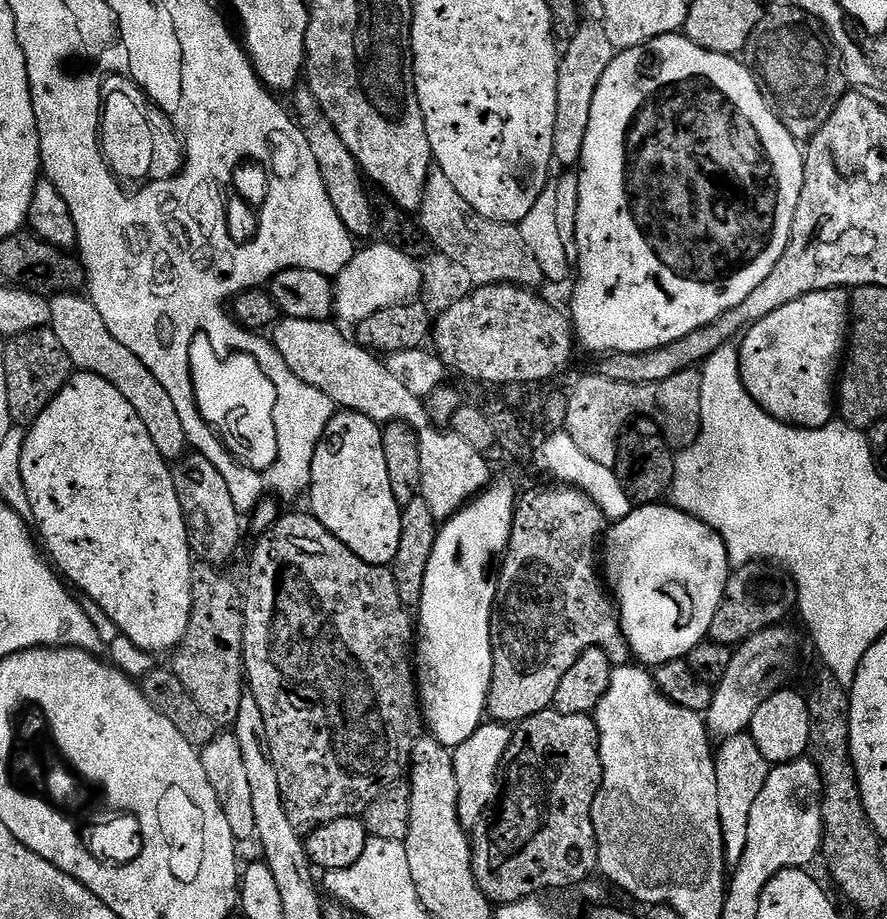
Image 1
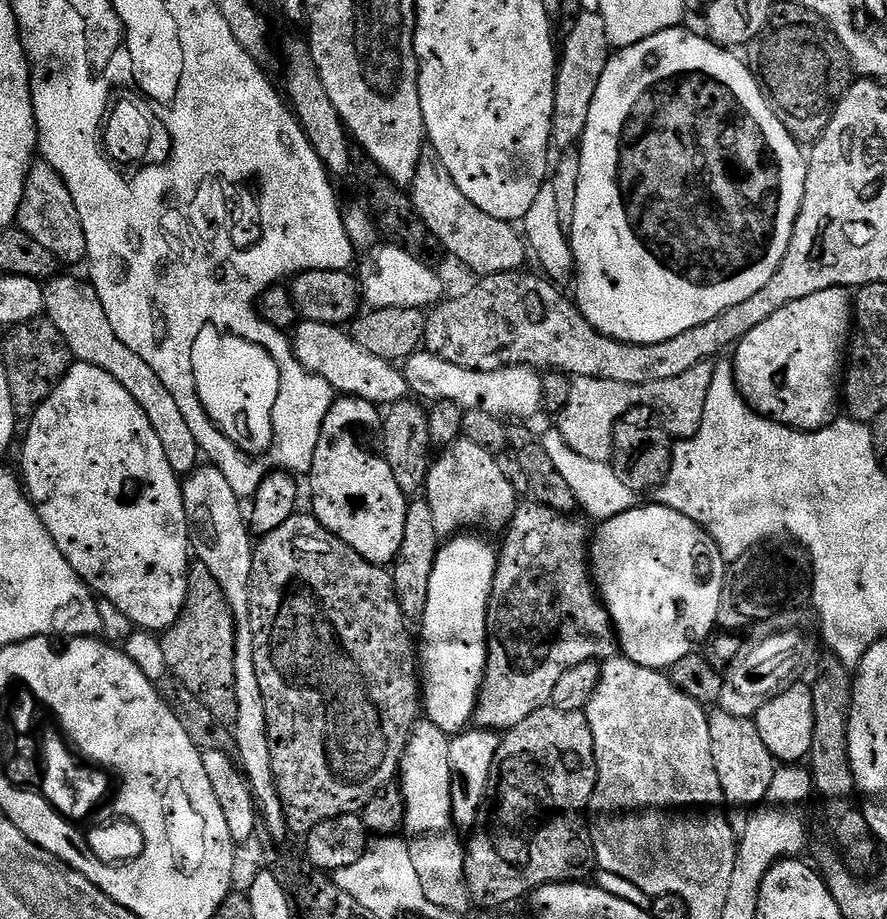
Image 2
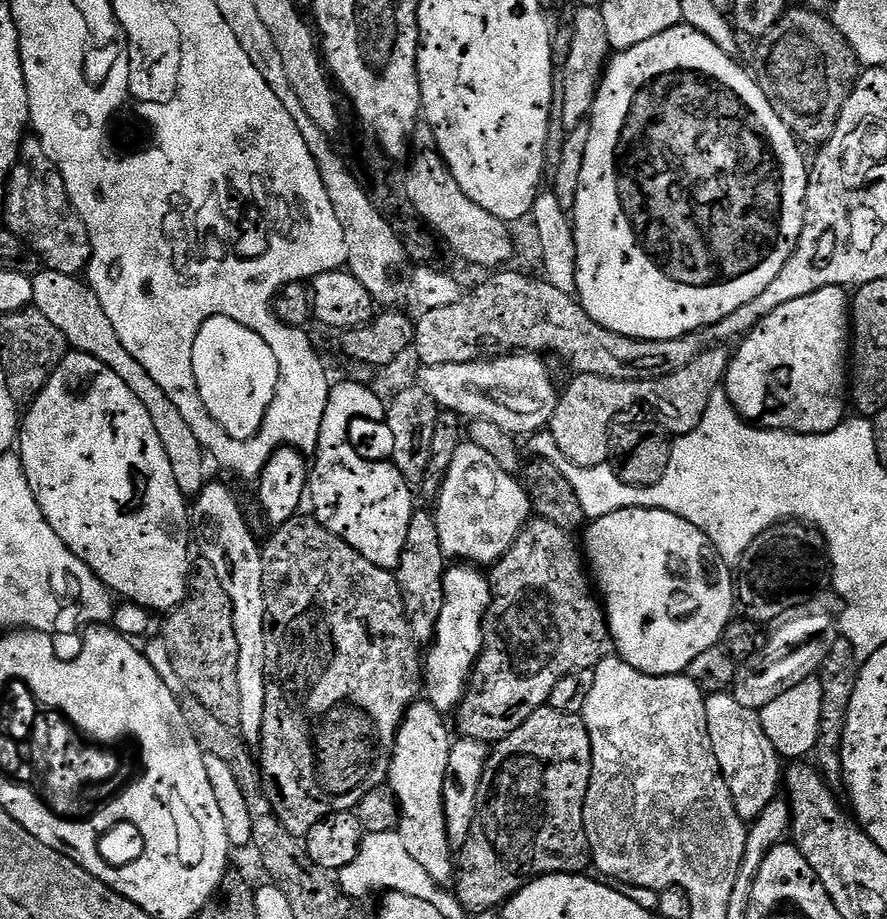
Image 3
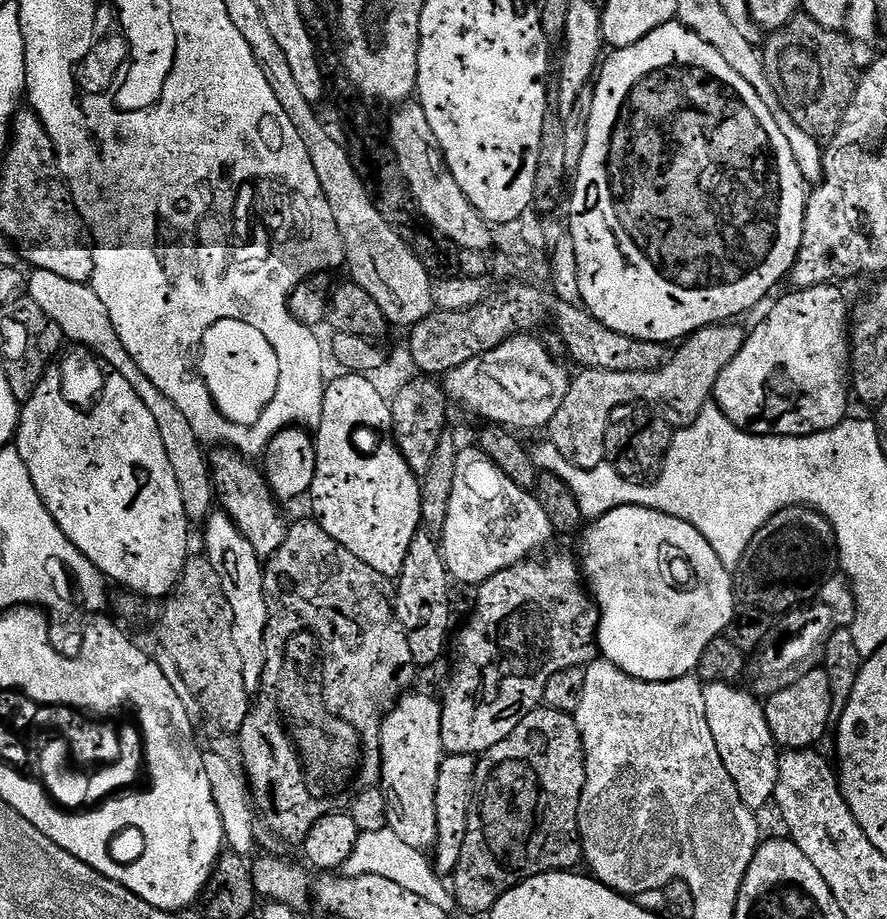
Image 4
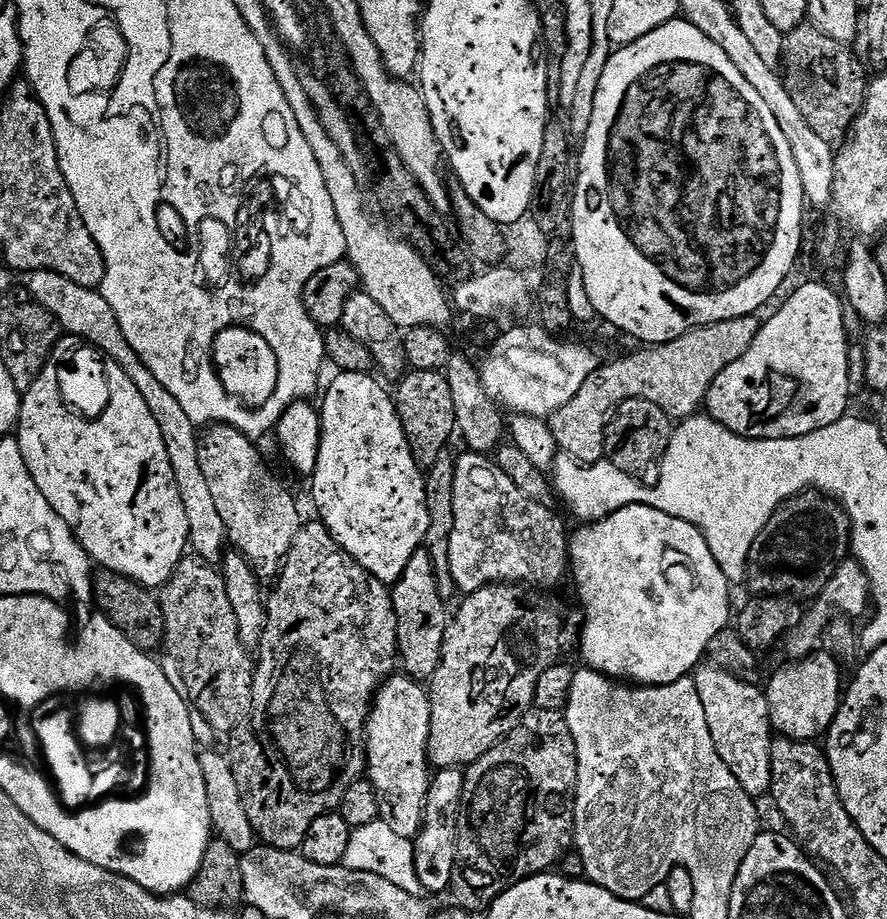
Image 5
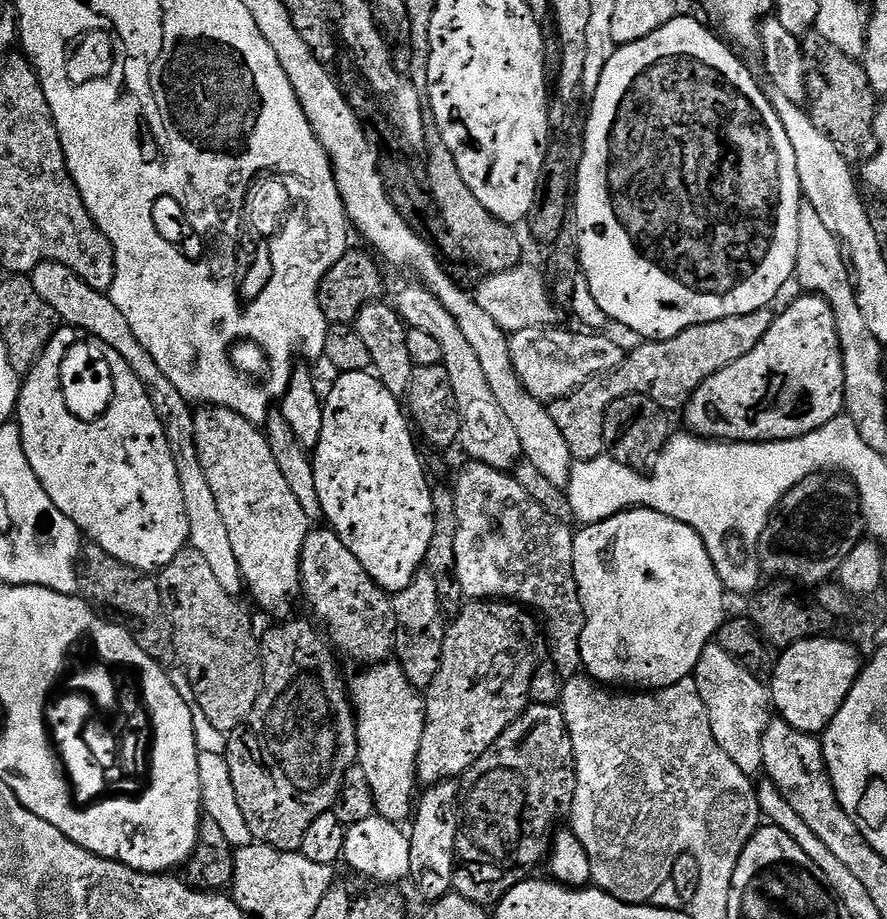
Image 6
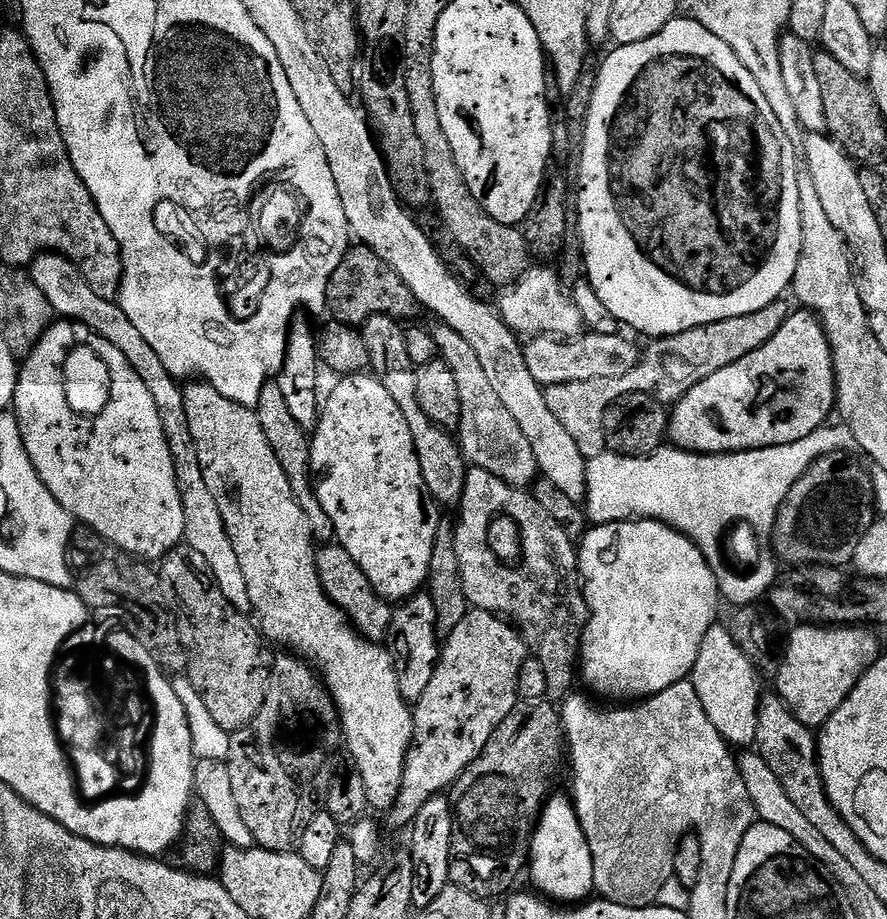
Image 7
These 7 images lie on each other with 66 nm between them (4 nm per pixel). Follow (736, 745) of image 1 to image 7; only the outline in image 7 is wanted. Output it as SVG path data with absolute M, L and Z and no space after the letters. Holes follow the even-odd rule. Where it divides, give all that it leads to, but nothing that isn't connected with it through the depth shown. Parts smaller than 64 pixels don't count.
M717 622L710 630L706 630L706 638L702 638L702 650L698 650L698 662L694 662L690 679L694 690L698 690L698 699L702 701L702 710L706 710L706 718L714 722L714 730L722 734L724 741L737 749L740 747L740 750L755 745L758 734L758 710L762 695L759 684L761 681L750 658L746 658L746 654L738 650L738 644L734 642L734 638L730 638L730 630L723 623Z

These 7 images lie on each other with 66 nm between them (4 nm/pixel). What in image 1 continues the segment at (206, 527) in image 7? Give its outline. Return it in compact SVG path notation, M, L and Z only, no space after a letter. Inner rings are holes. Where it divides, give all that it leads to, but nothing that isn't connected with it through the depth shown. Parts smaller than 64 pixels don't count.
M62 292L51 297L50 327L54 334L58 334L58 342L62 342L66 354L70 354L73 369L98 374L98 378L106 378L106 382L110 382L110 386L115 386L126 397L126 402L134 406L138 418L142 418L142 423L146 425L146 431L154 441L154 446L158 446L158 454L162 454L169 462L175 462L189 451L186 429L182 427L182 418L178 418L178 409L175 408L170 394L166 394L166 386L162 386L162 382L158 382L158 378L154 378L154 374L150 374L150 370L146 370L146 366L142 366L142 362L134 358L134 354L130 354L130 350L126 350L126 346L122 346L122 342L118 342L114 334L110 334L106 321L102 318L102 314L98 314L91 298L76 292Z

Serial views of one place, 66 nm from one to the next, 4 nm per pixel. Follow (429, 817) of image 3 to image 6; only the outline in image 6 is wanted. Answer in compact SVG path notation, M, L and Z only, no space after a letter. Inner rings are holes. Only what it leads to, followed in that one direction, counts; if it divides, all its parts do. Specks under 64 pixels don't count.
M381 662L365 667L364 673L350 686L350 698L356 714L358 738L358 766L366 773L366 782L374 794L375 815L386 818L391 824L403 825L413 815L414 801L418 796L416 763L424 729L424 696L421 689L408 681L402 666L395 662Z

